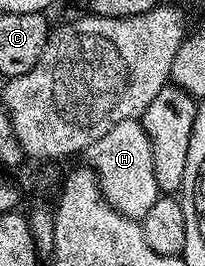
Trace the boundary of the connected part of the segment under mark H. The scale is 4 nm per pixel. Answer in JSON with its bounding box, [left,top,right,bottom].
[85,119,161,220]

